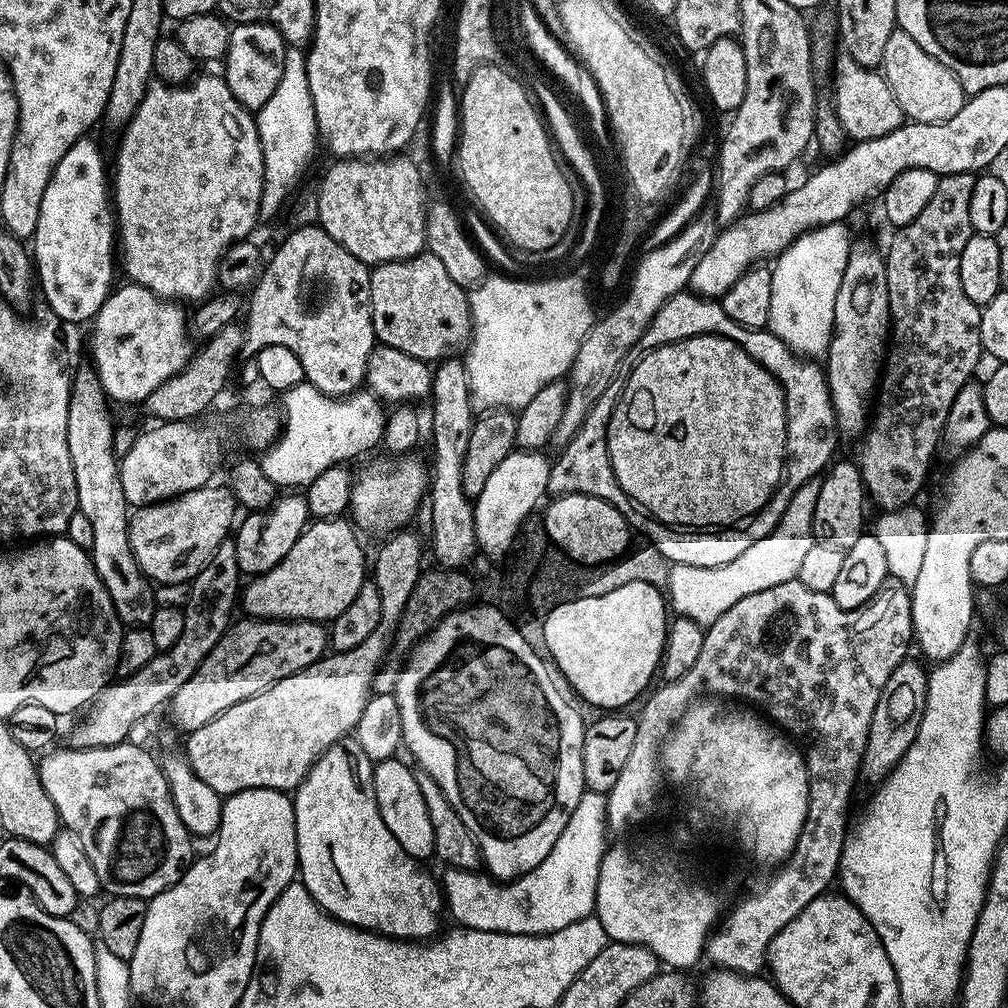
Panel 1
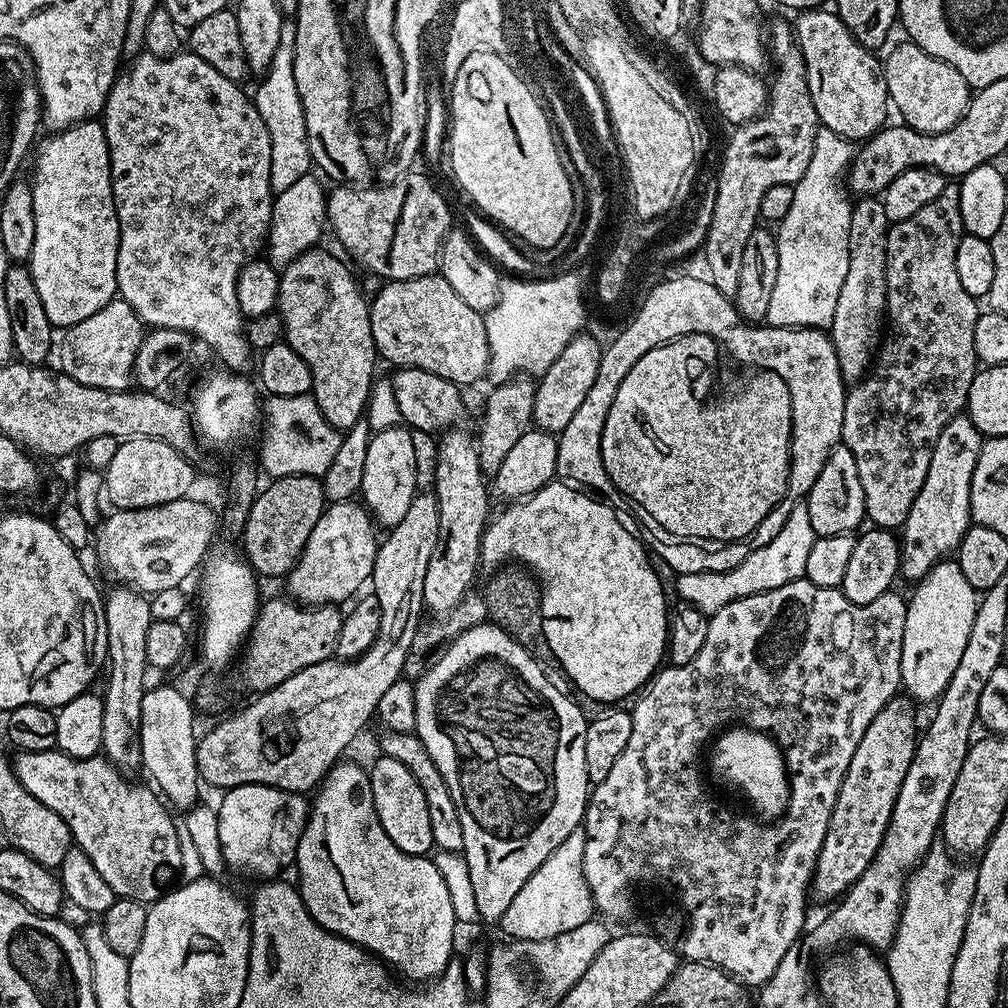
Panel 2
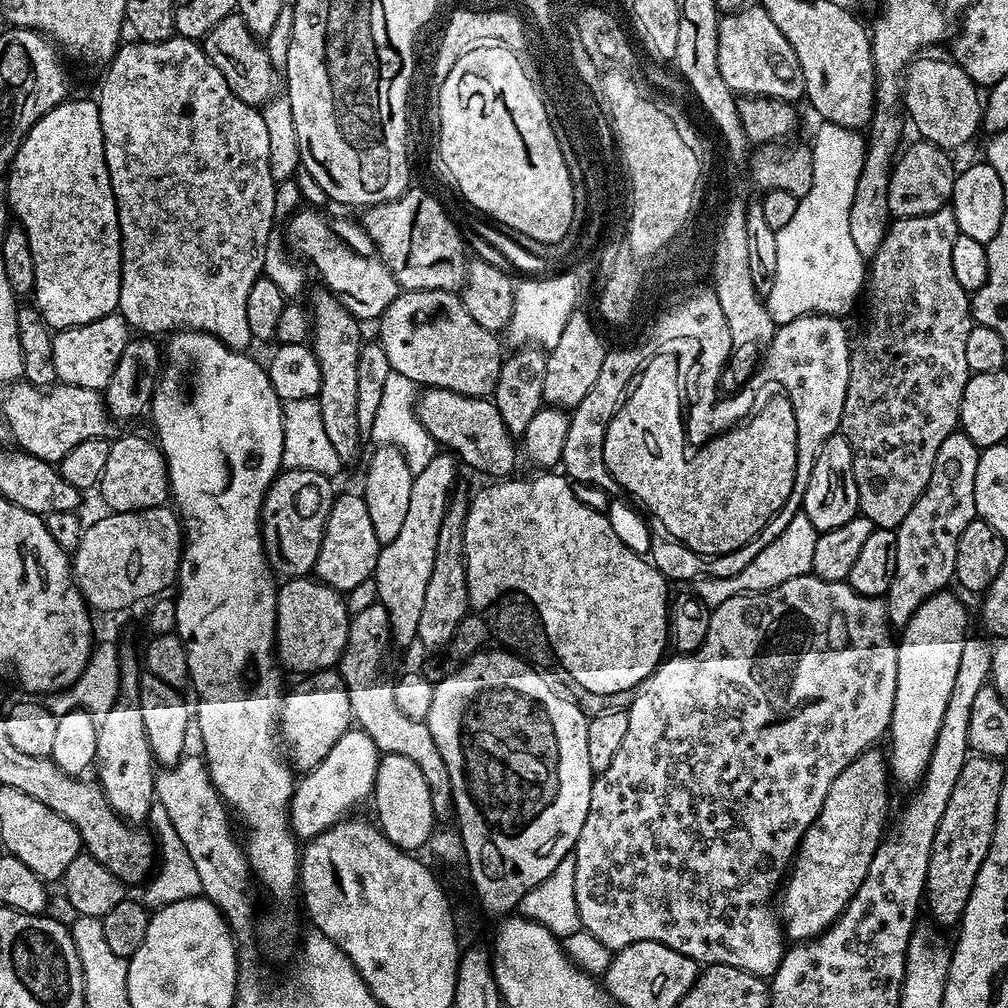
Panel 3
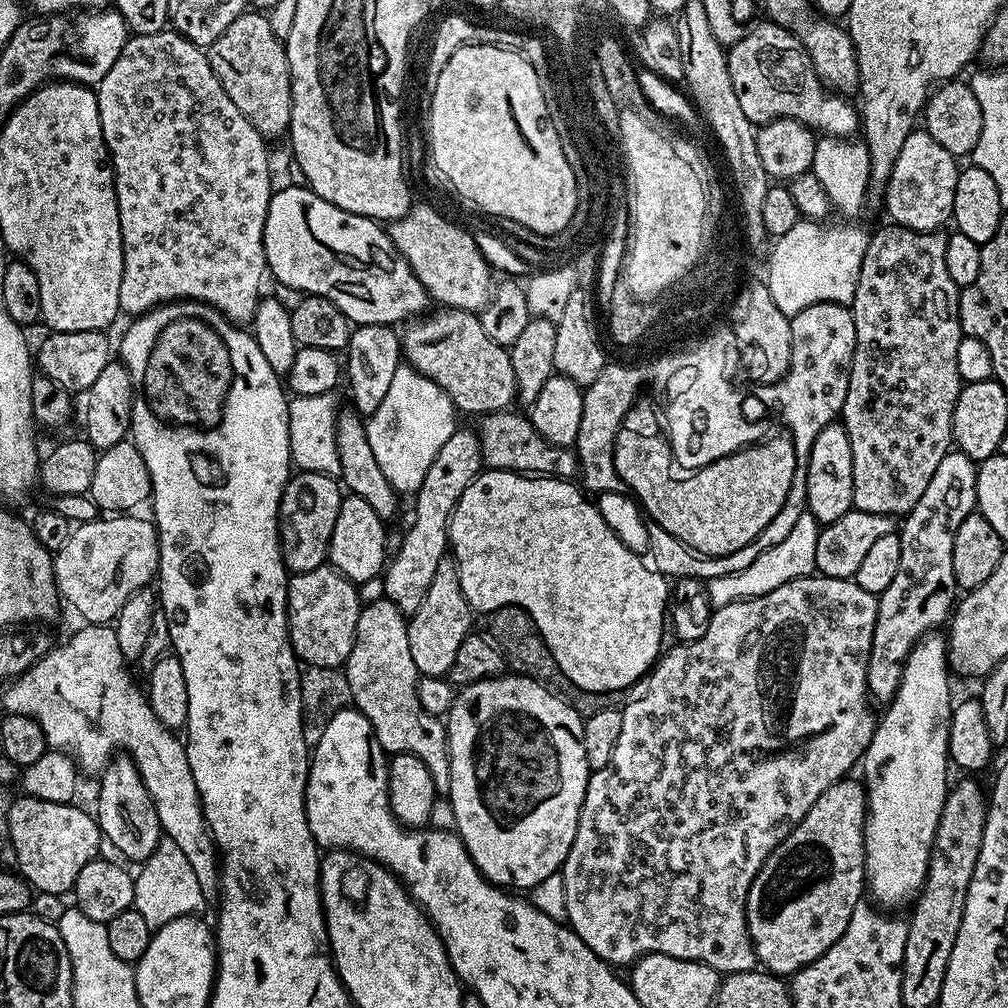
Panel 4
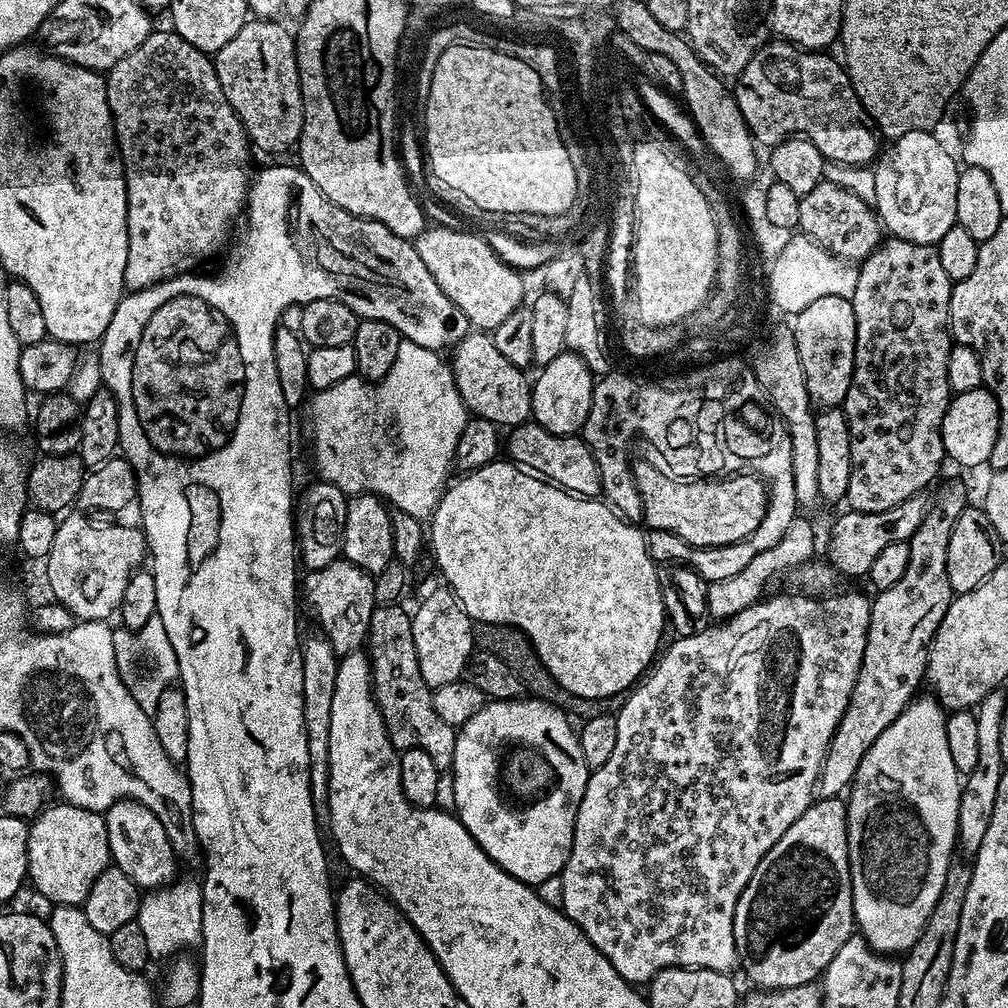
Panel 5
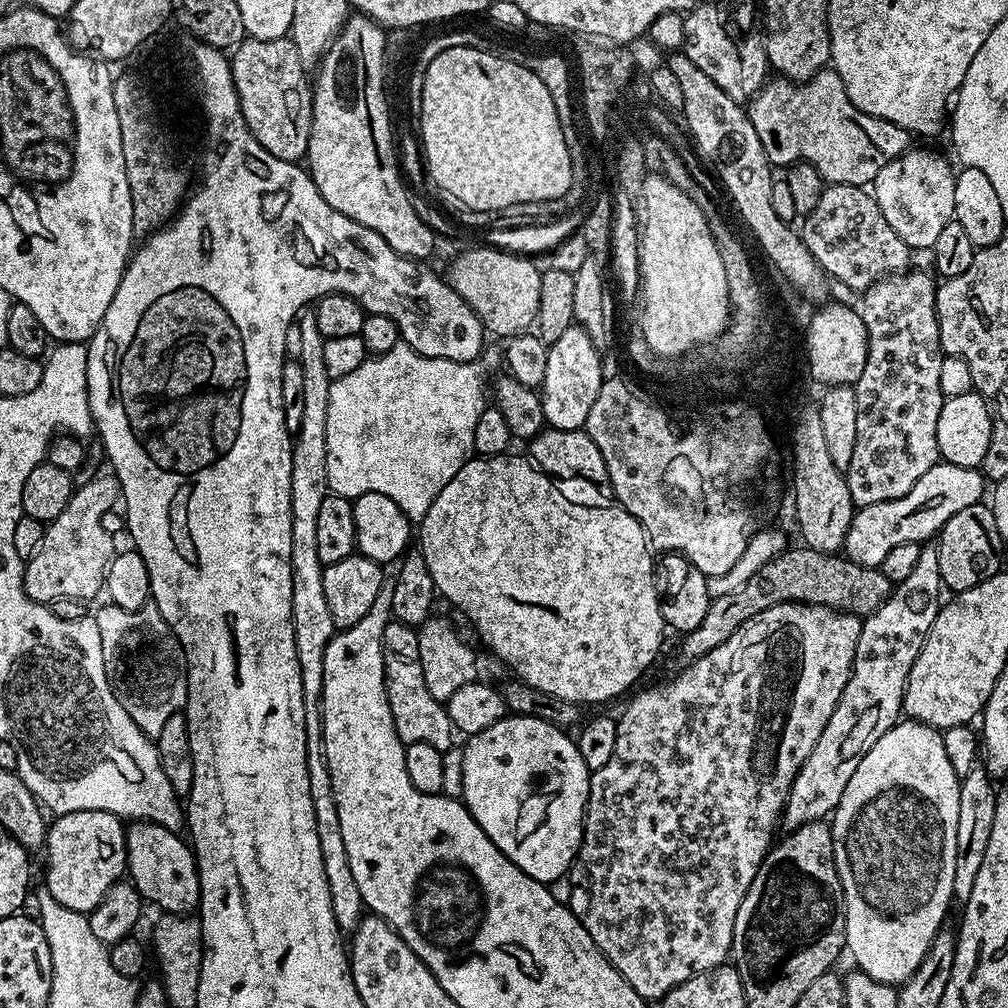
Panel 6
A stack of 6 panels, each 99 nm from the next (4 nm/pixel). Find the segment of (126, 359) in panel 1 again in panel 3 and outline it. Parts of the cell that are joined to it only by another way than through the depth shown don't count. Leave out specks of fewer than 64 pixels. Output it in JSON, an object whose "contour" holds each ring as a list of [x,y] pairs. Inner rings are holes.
{"contour":[[[119,314],[103,316],[82,326],[59,329],[52,337],[52,361],[57,381],[102,390],[110,382],[110,374],[114,374],[114,366],[118,366],[118,358],[122,358],[122,350],[129,339],[129,326]]]}

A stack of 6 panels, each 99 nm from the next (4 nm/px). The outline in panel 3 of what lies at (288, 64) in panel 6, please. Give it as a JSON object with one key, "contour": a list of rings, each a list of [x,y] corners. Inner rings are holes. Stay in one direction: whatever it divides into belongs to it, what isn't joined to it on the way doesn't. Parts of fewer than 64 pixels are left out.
{"contour":[[[239,14],[222,18],[222,22],[214,26],[214,30],[202,37],[202,47],[210,62],[218,66],[218,74],[226,78],[226,86],[230,86],[230,90],[238,98],[242,98],[242,102],[263,106],[272,99],[277,91],[278,69],[270,62],[267,47],[248,29],[246,22],[242,22]]]}

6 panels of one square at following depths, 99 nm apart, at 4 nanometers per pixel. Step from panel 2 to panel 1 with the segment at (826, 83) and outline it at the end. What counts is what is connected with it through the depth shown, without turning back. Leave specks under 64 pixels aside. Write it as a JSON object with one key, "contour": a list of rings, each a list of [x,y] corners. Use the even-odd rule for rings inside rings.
{"contour":[[[840,54],[835,57],[831,65],[831,76],[830,107],[835,112],[838,122],[842,122],[842,130],[849,141],[882,138],[890,134],[890,130],[898,130],[898,126],[905,123],[903,110],[898,106],[886,78],[877,69],[858,66],[854,58]]]}

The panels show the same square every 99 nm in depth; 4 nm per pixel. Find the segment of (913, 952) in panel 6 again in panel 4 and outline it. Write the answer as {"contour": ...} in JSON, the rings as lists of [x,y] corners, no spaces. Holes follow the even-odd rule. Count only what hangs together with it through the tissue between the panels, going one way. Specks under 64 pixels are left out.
{"contour":[[[939,631],[927,632],[910,650],[896,696],[883,709],[884,717],[879,717],[870,746],[862,757],[862,783],[868,793],[868,813],[864,823],[864,879],[870,896],[872,892],[873,898],[877,900],[873,901],[884,910],[900,910],[896,908],[903,904],[911,905],[928,876],[936,831],[950,791],[948,723],[952,720],[954,699],[948,676],[947,639]]]}

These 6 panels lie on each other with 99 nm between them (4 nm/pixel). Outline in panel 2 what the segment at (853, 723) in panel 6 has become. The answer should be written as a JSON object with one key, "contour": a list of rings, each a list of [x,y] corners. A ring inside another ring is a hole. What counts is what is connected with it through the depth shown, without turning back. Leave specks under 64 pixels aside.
{"contour":[[[966,414],[950,418],[946,426],[942,426],[942,434],[938,434],[938,442],[934,442],[934,450],[930,454],[930,470],[926,470],[926,482],[922,482],[922,490],[918,490],[918,498],[914,498],[914,506],[910,506],[910,514],[902,529],[902,559],[899,575],[911,582],[919,582],[933,566],[941,560],[951,557],[959,548],[966,530],[973,523],[970,510],[970,486],[974,478],[974,466],[978,462],[978,454],[982,450],[985,437],[974,426],[974,422]]]}

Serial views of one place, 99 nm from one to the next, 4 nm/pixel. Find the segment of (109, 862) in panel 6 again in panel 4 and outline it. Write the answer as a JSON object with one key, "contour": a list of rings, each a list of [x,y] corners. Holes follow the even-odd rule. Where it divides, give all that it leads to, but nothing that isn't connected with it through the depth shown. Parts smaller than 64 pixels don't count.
{"contour":[[[25,794],[20,798],[8,808],[8,840],[16,855],[15,867],[36,892],[63,897],[75,889],[82,866],[97,859],[102,845],[100,826],[91,811],[83,812],[75,803],[42,801]]]}

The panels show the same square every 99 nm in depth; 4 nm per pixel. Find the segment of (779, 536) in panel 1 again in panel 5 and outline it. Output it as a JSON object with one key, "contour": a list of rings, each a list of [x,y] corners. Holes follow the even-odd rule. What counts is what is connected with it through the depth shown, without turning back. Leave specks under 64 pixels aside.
{"contour":[[[798,514],[794,518],[794,522],[790,522],[790,530],[786,530],[785,536],[776,545],[770,546],[770,550],[762,550],[762,554],[757,554],[747,566],[742,566],[742,570],[738,570],[738,574],[709,583],[706,606],[709,617],[713,621],[723,622],[730,619],[734,614],[746,610],[765,595],[764,587],[775,576],[781,575],[780,577],[783,577],[798,567],[799,564],[804,564],[817,555],[816,528],[804,516],[807,515]]]}

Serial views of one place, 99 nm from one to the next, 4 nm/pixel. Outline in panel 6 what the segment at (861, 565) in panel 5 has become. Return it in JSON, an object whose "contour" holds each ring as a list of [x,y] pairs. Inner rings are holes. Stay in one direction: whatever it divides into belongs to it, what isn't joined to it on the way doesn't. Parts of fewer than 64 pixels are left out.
{"contour":[[[943,462],[935,464],[922,474],[922,478],[918,478],[918,482],[914,482],[910,494],[902,494],[902,498],[894,498],[890,502],[874,502],[874,506],[856,508],[844,539],[843,555],[856,564],[879,568],[894,546],[902,546],[902,542],[920,544],[931,541],[942,525],[958,514],[958,510],[981,503],[986,496],[984,484],[986,477],[980,468]]]}

